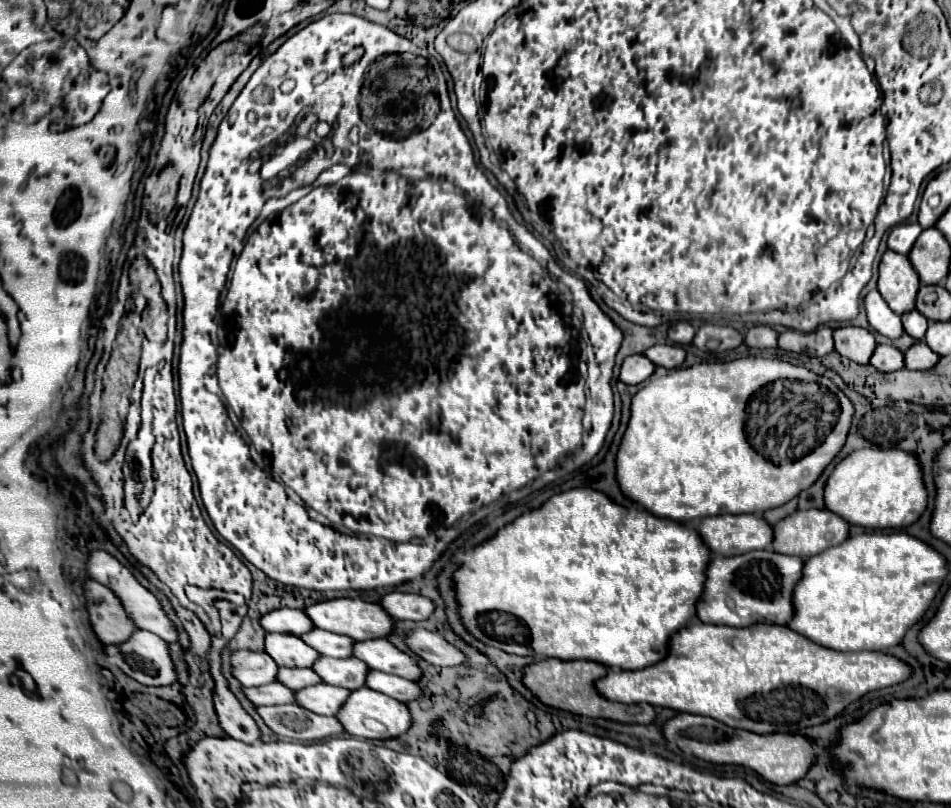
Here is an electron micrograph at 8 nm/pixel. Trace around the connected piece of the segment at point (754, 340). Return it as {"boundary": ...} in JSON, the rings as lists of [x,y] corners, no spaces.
{"boundary":[[[753,326],[745,334],[745,344],[751,348],[775,348],[777,332],[769,326]]]}

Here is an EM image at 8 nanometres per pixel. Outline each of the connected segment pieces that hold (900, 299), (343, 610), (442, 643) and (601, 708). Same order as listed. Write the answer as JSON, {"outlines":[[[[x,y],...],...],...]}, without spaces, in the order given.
{"outlines":[[[[887,250],[879,264],[877,288],[895,314],[905,314],[915,308],[919,276],[907,256]]],[[[335,598],[335,600],[317,602],[305,608],[305,614],[313,620],[317,628],[329,630],[335,634],[345,634],[357,642],[369,640],[369,638],[387,638],[395,630],[395,622],[397,622],[377,602],[365,602],[361,598]]],[[[417,628],[407,636],[407,646],[433,666],[457,666],[465,664],[465,654],[441,634]]],[[[545,658],[525,668],[523,682],[525,686],[547,706],[561,708],[573,714],[581,716],[593,716],[593,718],[611,718],[619,722],[637,722],[637,724],[651,724],[657,716],[655,706],[641,704],[641,706],[627,706],[619,702],[611,702],[603,698],[595,690],[595,680],[605,676],[609,668],[605,664],[597,664],[591,660],[557,660],[557,658]]]]}

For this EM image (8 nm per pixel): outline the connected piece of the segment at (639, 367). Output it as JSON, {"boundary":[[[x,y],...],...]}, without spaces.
{"boundary":[[[635,354],[623,362],[619,378],[625,384],[639,384],[639,382],[647,380],[653,372],[655,372],[655,366],[649,362],[649,358],[645,358],[643,354]]]}

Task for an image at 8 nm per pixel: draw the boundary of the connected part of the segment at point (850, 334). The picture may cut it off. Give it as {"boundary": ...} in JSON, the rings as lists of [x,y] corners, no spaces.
{"boundary":[[[841,326],[833,332],[833,338],[835,338],[835,350],[857,364],[867,364],[877,346],[873,334],[857,326]]]}

